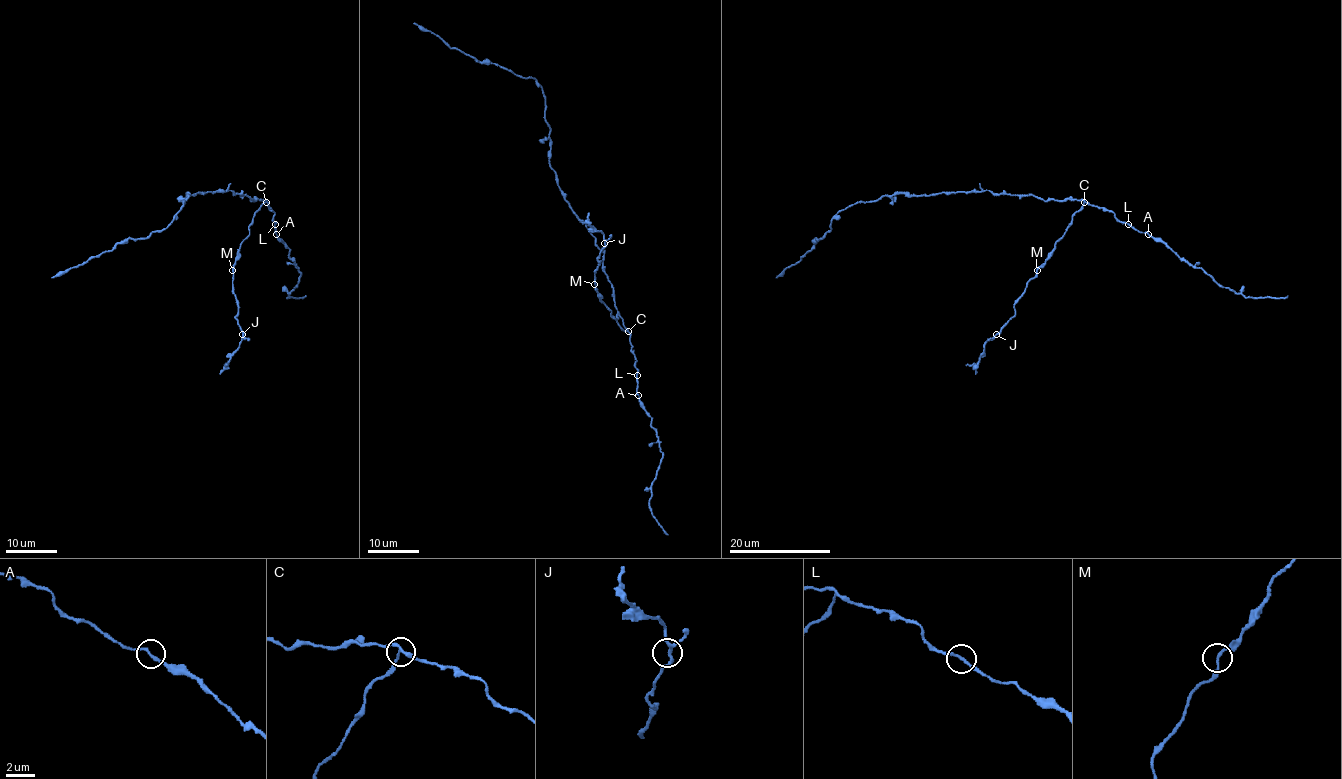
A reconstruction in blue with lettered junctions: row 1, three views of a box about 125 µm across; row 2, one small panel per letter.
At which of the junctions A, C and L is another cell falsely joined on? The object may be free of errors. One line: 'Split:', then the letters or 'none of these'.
Split: C

